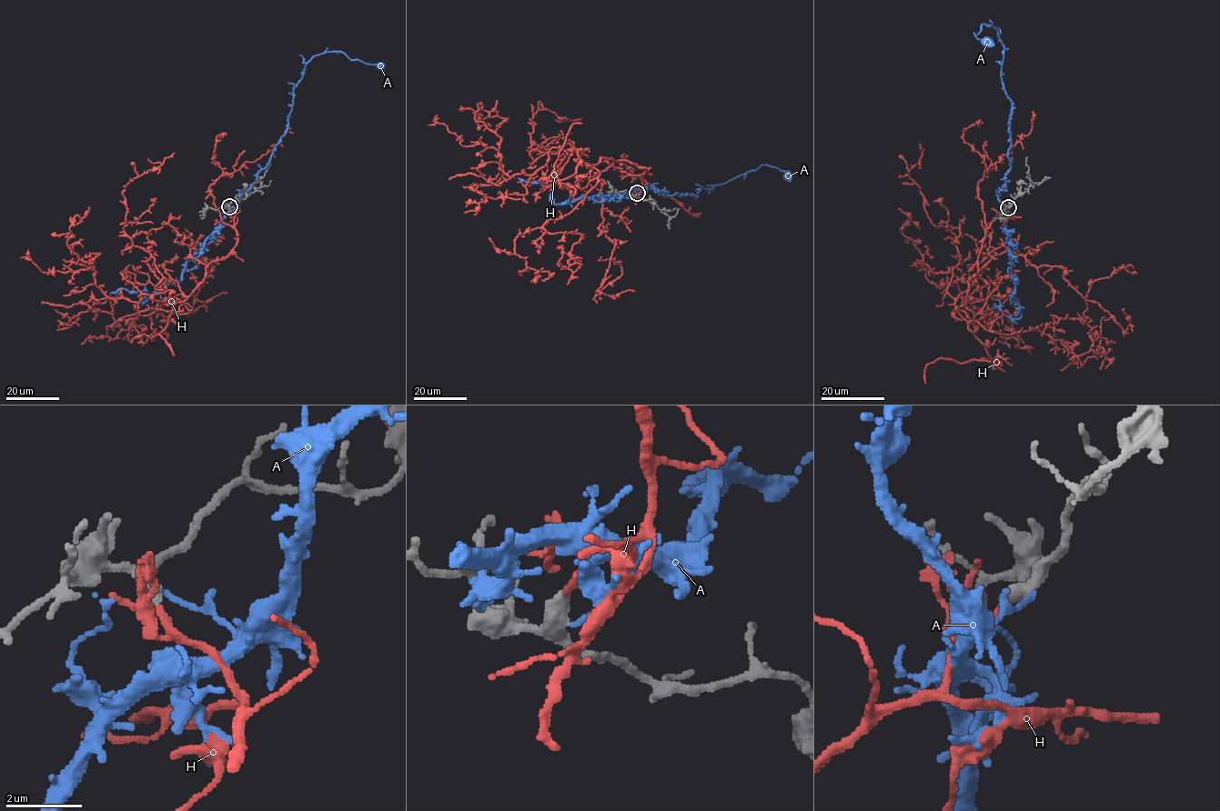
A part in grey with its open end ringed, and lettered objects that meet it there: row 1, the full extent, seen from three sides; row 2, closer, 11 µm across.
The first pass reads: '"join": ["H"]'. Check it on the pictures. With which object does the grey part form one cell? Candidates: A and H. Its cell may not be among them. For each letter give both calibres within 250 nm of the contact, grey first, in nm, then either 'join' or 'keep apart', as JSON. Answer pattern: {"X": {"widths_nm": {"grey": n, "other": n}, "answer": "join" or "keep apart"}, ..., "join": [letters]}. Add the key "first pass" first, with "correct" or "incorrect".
{"first pass": "correct", "A": {"widths_nm": {"grey": 400, "other": 110}, "answer": "keep apart"}, "H": {"widths_nm": {"grey": 440, "other": 190}, "answer": "join"}, "join": ["H"]}

